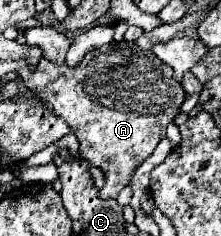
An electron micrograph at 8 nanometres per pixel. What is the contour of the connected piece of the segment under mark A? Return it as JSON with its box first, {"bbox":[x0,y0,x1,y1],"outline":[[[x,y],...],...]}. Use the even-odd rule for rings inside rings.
{"bbox":[18,42,186,198],"outline":[[[112,42],[112,44],[106,44],[106,46],[102,46],[102,48],[98,48],[98,50],[92,50],[92,52],[88,52],[86,56],[84,56],[84,60],[80,62],[80,66],[76,66],[76,68],[70,68],[70,66],[66,66],[66,64],[52,64],[50,60],[40,60],[40,64],[36,66],[36,68],[32,68],[32,72],[28,72],[28,64],[24,64],[22,66],[22,74],[18,74],[20,76],[20,80],[22,80],[22,84],[24,84],[24,88],[26,90],[30,90],[34,96],[38,96],[56,116],[60,116],[68,126],[70,126],[70,132],[74,132],[76,134],[76,138],[78,138],[78,142],[80,142],[80,148],[78,148],[78,154],[80,154],[80,158],[82,160],[88,160],[92,166],[96,166],[96,168],[100,168],[102,170],[102,174],[104,174],[104,188],[100,190],[100,198],[118,198],[118,194],[120,194],[120,190],[124,188],[124,186],[128,186],[130,184],[130,180],[132,180],[132,176],[134,176],[134,172],[142,166],[142,162],[154,152],[154,148],[158,146],[158,142],[166,136],[166,126],[174,120],[174,116],[180,112],[180,106],[182,106],[182,102],[186,100],[186,92],[184,92],[184,88],[182,88],[182,84],[180,82],[176,82],[174,78],[172,78],[172,68],[168,68],[168,64],[164,64],[164,62],[160,62],[156,56],[152,56],[152,52],[142,52],[134,42]]]}

